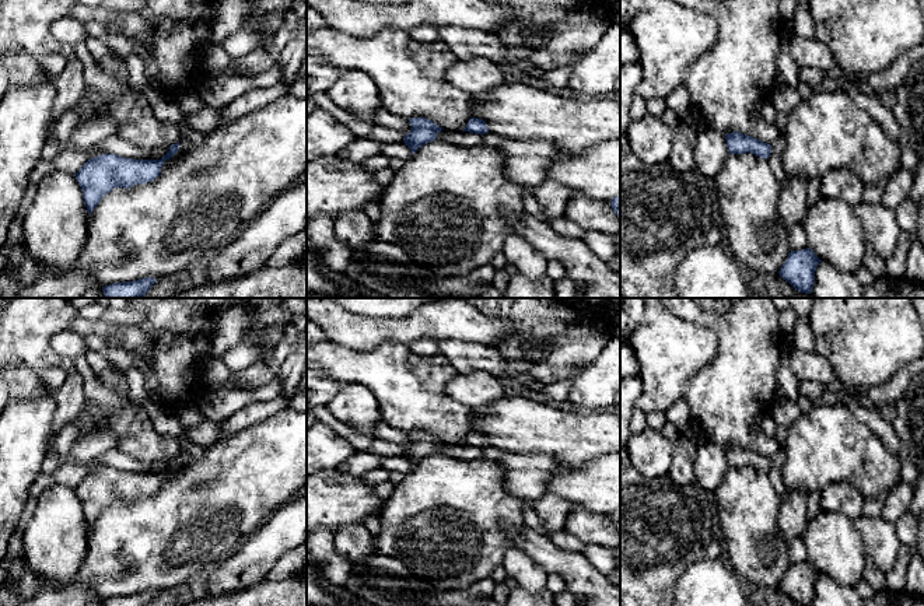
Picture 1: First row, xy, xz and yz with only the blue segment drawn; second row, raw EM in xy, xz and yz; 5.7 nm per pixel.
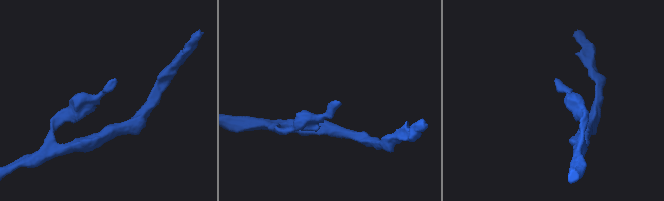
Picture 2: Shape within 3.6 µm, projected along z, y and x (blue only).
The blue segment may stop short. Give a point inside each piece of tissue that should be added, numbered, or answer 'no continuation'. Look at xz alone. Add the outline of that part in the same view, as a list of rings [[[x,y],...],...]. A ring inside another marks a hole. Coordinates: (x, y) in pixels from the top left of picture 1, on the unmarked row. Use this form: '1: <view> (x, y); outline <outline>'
no continuation

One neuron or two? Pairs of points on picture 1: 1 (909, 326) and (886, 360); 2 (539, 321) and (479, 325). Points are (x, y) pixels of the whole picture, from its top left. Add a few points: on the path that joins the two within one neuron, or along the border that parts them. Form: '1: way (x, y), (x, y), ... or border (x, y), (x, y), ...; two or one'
1: way (900, 335), (886, 351); one
2: border (482, 312), (507, 318), (513, 325), (511, 336); two

